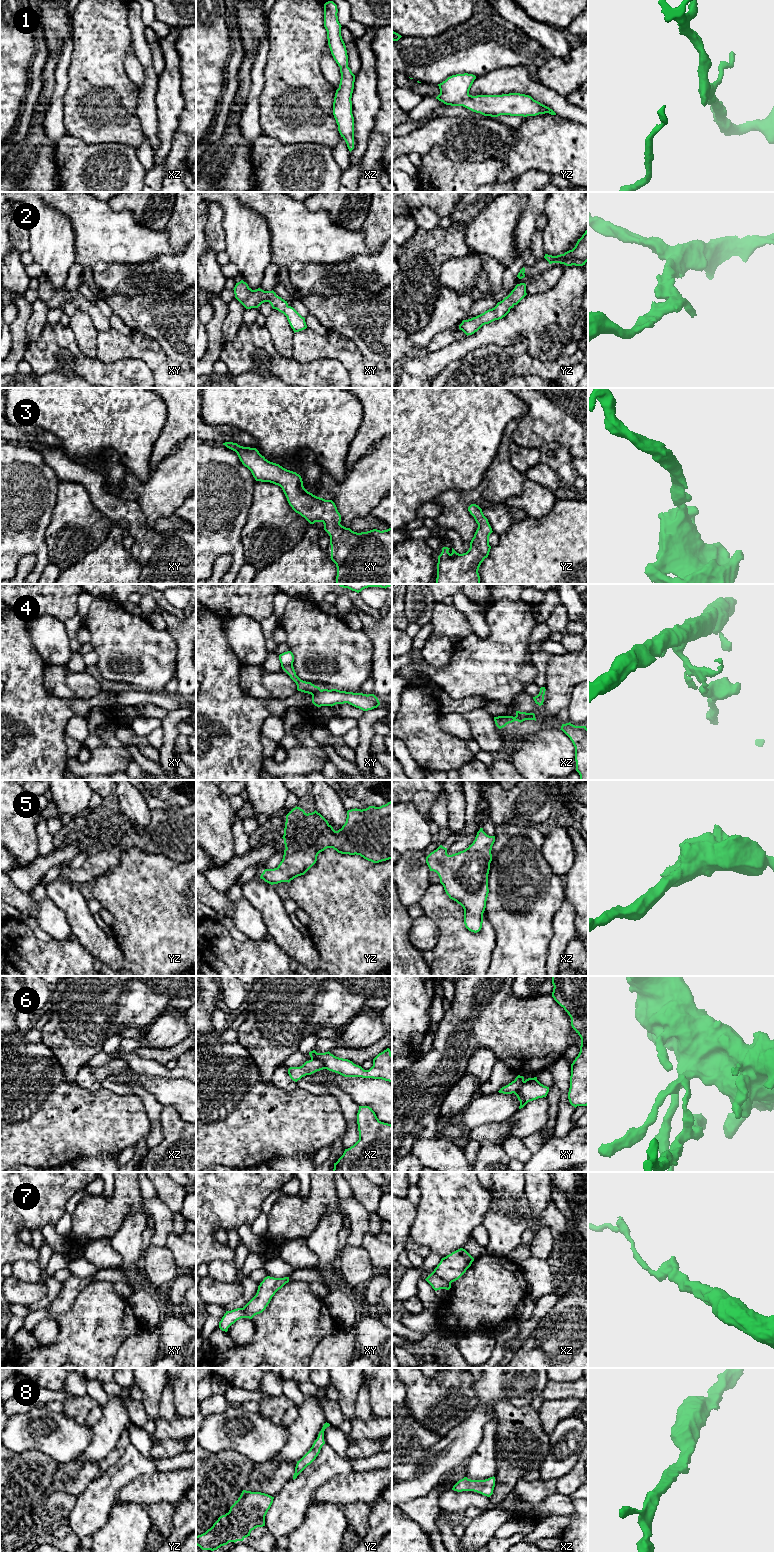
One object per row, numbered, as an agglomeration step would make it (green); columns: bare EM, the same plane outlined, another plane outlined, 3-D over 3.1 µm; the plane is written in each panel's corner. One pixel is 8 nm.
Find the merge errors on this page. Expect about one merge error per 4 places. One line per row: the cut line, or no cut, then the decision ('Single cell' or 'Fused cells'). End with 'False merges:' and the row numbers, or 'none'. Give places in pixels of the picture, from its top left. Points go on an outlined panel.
1: No split. Single cell
2: No split. Single cell
3: No split. Single cell
4: Split along xy (320, 689), (311, 694). Fused cells
5: No split. Single cell
6: Split along xz (311, 1058), (317, 1058), (326, 1068). Fused cells
7: Split along xz (432, 1272), (450, 1283). Fused cells
8: No split. Single cell
False merges: 4, 6, 7

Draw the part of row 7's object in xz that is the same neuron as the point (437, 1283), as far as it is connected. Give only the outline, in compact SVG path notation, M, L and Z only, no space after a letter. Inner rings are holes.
M433 1272L425 1280L432 1286L435 1291L440 1289L449 1290L451 1288L451 1283L439 1278Z

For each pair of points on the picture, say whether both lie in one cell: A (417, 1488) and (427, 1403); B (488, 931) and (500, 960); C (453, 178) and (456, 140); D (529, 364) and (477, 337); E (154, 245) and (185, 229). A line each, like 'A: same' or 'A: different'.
A: different
B: different
C: different
D: different
E: different

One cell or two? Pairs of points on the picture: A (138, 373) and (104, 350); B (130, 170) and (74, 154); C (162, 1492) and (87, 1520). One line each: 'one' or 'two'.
A: two
B: one
C: two

